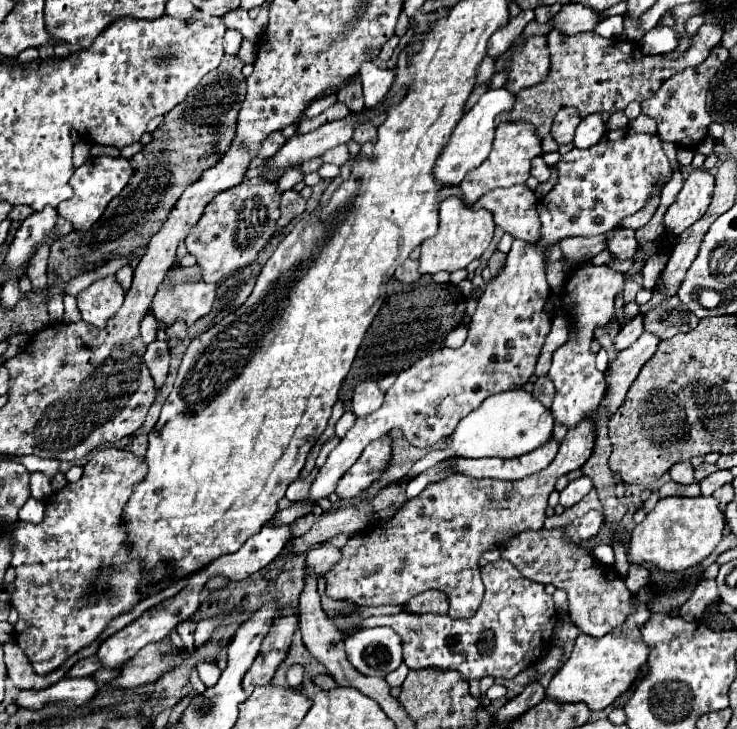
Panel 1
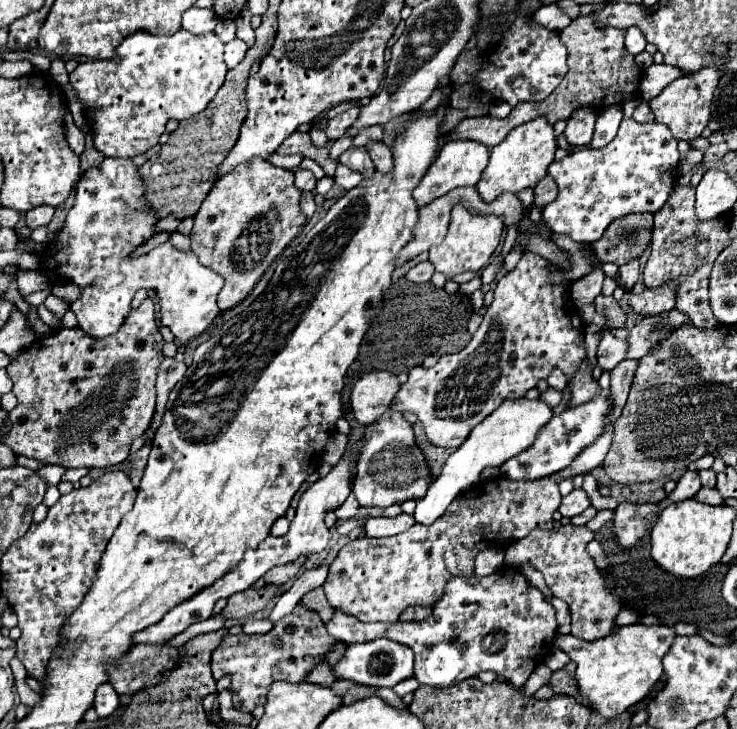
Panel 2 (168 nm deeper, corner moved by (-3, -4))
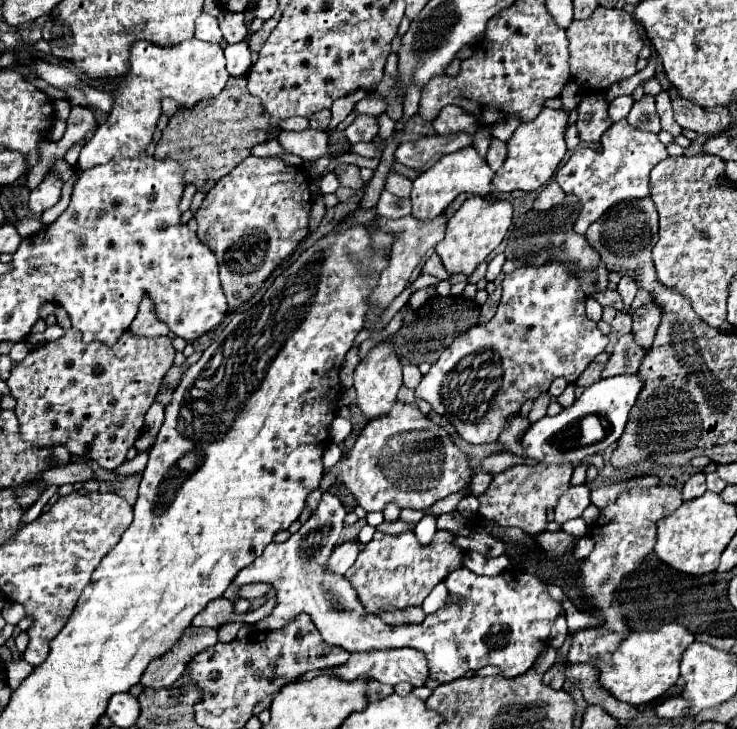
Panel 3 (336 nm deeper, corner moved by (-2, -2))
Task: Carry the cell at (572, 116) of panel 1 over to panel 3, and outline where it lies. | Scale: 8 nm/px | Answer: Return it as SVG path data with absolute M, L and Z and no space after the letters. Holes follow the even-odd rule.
M586 95L578 105L578 121L576 129L580 141L596 143L600 141L602 133L612 125L608 117L608 101L602 95Z

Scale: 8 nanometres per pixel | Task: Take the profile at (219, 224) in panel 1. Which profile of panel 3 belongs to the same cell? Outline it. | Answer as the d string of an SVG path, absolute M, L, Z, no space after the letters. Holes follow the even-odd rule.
M246 157L236 165L224 179L220 179L212 191L206 193L202 207L196 211L194 219L198 223L198 239L212 249L220 265L220 281L228 307L236 309L246 303L270 277L270 273L298 247L298 243L308 235L308 215L310 215L310 189L308 179L300 167L288 167L278 157Z

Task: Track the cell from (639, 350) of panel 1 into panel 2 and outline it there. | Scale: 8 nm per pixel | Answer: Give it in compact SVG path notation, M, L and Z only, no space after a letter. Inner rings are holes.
M621 361L611 371L611 389L615 405L613 413L609 415L609 425L605 433L595 441L595 445L591 445L579 457L575 457L573 465L553 473L553 477L541 477L541 481L513 481L507 477L481 481L467 493L461 493L461 497L457 497L457 501L451 503L445 515L429 527L415 523L411 529L393 537L357 537L349 541L331 563L329 581L325 581L323 585L331 607L341 609L363 623L397 623L399 615L409 605L431 607L433 603L437 603L441 599L445 583L451 577L473 575L473 561L475 575L489 575L503 567L505 551L501 547L485 549L487 545L497 543L499 539L523 539L533 529L553 529L553 513L561 503L561 493L557 489L559 481L575 475L585 475L595 467L603 465L603 459L613 439L613 423L621 415L621 409L627 401L635 369L637 361Z

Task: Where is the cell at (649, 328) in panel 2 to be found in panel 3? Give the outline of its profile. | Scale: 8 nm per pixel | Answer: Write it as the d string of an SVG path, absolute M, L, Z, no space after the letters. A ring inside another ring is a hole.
M632 333L622 335L610 355L606 369L604 369L604 377L614 377L614 375L622 375L622 373L626 373L626 375L636 373L642 357L644 357L644 347L640 347L632 339Z

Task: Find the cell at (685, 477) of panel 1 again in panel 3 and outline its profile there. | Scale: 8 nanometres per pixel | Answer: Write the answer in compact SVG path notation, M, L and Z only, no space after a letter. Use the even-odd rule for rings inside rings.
M696 473L696 475L692 475L692 477L684 483L684 487L682 487L682 499L684 499L684 501L696 499L696 497L704 495L704 491L706 491L704 475L702 475L702 473Z

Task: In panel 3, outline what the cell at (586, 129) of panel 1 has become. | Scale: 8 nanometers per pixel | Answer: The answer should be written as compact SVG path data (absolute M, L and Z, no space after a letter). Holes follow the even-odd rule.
M622 95L622 97L616 97L610 107L608 107L608 117L612 123L618 123L620 119L626 119L630 107L632 107L634 99L630 95Z

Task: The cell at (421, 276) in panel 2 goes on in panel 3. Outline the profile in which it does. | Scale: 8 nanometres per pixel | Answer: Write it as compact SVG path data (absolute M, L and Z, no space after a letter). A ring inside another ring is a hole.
M434 253L434 255L424 263L422 273L434 275L434 277L438 277L438 279L446 279L446 277L448 277L448 271L444 269L444 265L442 265L442 261L440 261L440 257L438 257L436 253Z

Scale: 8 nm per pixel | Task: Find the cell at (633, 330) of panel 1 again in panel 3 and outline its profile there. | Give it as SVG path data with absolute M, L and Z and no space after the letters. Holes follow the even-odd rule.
M602 351L600 355L596 355L596 359L590 363L590 367L586 367L586 371L576 379L576 385L590 387L592 383L598 383L602 379L602 371L604 371L608 359L610 359L610 355L606 351Z

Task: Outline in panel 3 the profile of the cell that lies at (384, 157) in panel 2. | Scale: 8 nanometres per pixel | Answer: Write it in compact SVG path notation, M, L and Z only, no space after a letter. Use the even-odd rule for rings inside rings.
M390 169L386 175L386 189L396 197L408 197L410 189L412 189L412 181L408 177L396 173L394 169Z

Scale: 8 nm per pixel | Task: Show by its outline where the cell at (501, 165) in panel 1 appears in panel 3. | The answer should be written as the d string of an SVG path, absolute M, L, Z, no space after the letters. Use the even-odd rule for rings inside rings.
M544 107L536 119L522 123L512 133L512 137L506 141L508 159L504 159L500 171L496 171L494 179L492 179L492 195L494 197L512 193L514 189L522 189L526 193L536 191L556 173L556 169L566 153L566 143L564 143L566 121L568 121L566 111Z

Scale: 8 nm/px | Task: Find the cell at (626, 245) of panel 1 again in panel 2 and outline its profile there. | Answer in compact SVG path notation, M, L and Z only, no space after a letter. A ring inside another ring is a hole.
M631 261L627 265L623 265L619 269L619 275L621 275L621 285L631 291L633 285L639 281L639 261Z

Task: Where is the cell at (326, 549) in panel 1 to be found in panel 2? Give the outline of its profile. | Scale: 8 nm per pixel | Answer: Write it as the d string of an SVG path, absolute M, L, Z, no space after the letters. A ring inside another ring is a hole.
M297 605L293 613L281 617L267 635L227 633L211 655L211 673L215 681L219 681L223 675L229 675L231 691L237 693L241 707L251 713L257 705L267 703L267 693L275 681L301 683L315 665L325 661L325 655L335 645L337 641L329 637L319 615Z

